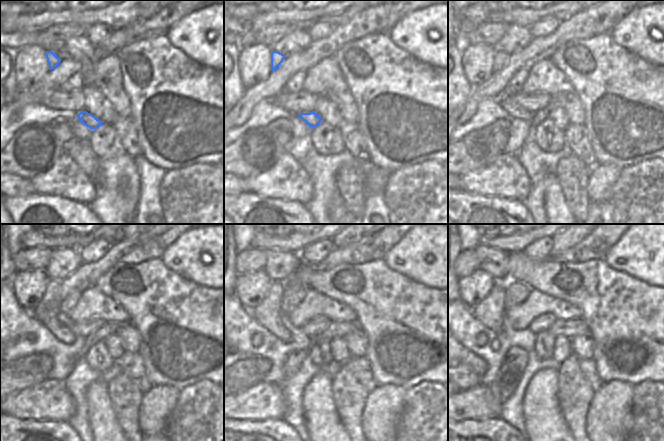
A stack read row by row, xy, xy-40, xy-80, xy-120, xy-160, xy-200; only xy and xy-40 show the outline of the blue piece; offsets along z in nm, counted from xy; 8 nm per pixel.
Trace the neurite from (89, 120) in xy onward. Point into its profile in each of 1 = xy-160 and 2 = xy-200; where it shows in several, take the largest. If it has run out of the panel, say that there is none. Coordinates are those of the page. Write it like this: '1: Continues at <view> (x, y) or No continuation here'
1: Continues at xy-160 (268, 314)
2: Continues at xy-200 (491, 311).

